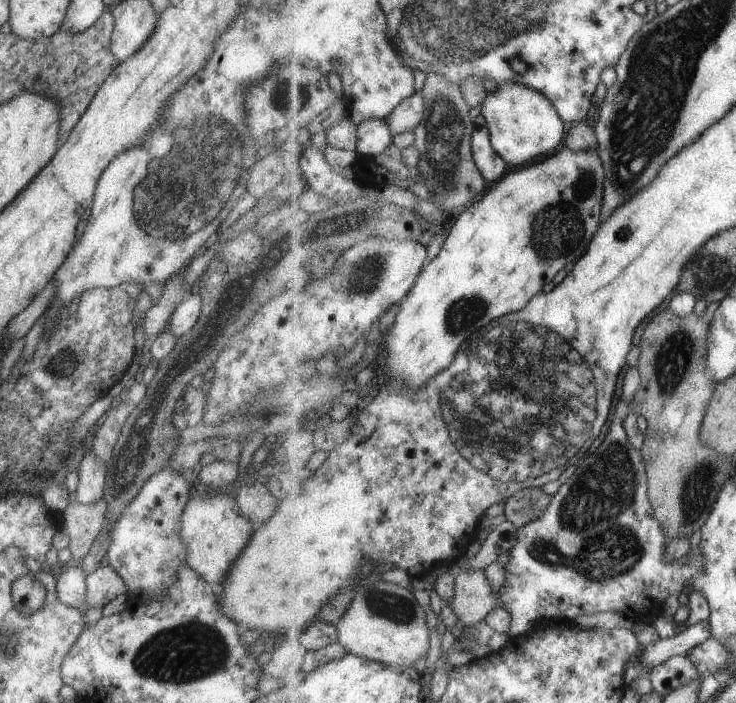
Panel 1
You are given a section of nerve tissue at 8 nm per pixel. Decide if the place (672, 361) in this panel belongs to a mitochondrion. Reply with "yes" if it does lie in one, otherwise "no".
yes

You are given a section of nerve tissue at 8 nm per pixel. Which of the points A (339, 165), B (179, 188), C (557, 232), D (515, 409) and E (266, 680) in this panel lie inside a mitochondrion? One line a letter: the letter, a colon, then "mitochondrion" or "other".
A: other
B: mitochondrion
C: mitochondrion
D: mitochondrion
E: other

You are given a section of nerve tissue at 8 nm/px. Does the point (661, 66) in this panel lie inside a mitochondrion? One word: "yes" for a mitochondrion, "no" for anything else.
yes

